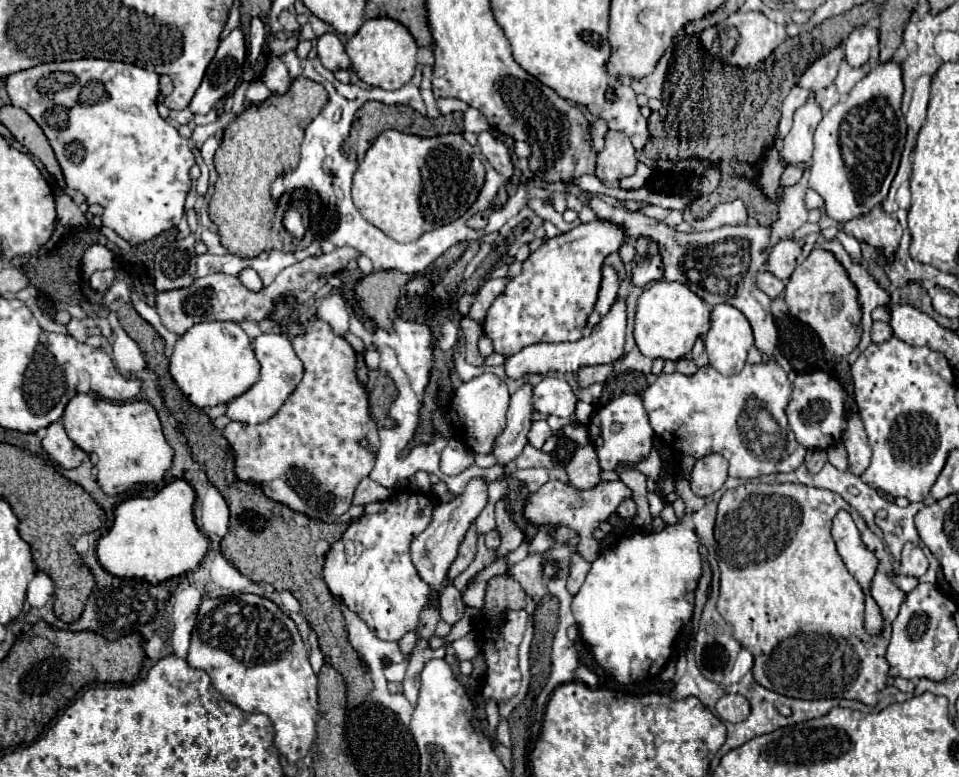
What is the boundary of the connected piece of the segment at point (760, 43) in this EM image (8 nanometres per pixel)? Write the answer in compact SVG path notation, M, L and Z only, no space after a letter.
M736 12L728 16L724 22L700 32L700 42L710 52L710 56L720 58L724 64L742 66L742 68L764 62L784 40L786 40L786 28L782 24L768 20L762 12L746 12L746 14Z

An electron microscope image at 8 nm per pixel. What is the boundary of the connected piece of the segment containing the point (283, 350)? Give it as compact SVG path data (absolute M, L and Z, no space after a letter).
M266 332L258 336L254 340L254 352L262 366L260 380L248 392L228 402L228 412L226 412L230 420L238 420L244 424L260 424L272 418L280 410L280 406L288 400L288 396L294 392L294 388L300 384L302 374L304 374L302 360L296 356L290 338L282 332Z

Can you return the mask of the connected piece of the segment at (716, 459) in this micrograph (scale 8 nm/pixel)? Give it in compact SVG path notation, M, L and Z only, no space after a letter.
M708 454L696 460L690 476L690 488L696 496L710 496L728 478L728 462L720 454Z

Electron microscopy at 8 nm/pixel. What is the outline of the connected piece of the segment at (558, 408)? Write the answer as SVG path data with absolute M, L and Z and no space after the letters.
M544 378L540 384L534 386L536 412L572 418L572 422L578 424L574 420L576 402L578 402L578 398L576 398L572 386L562 378Z

